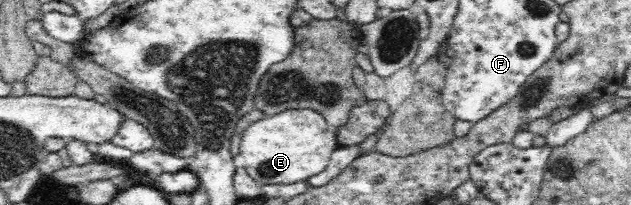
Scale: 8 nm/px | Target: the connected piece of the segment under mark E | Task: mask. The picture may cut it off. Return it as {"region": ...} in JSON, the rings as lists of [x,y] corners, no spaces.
{"region":[[[312,109],[282,111],[274,117],[256,121],[244,130],[239,145],[244,169],[262,185],[288,185],[318,175],[326,169],[332,151],[340,147],[337,132],[328,131],[322,114]]]}

